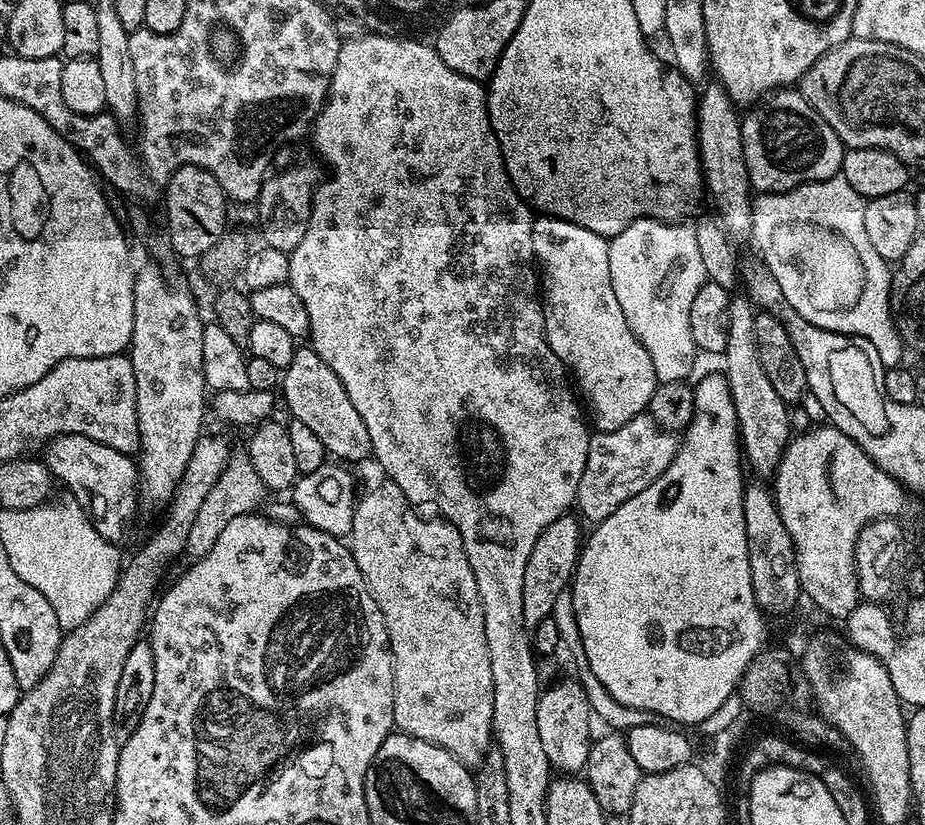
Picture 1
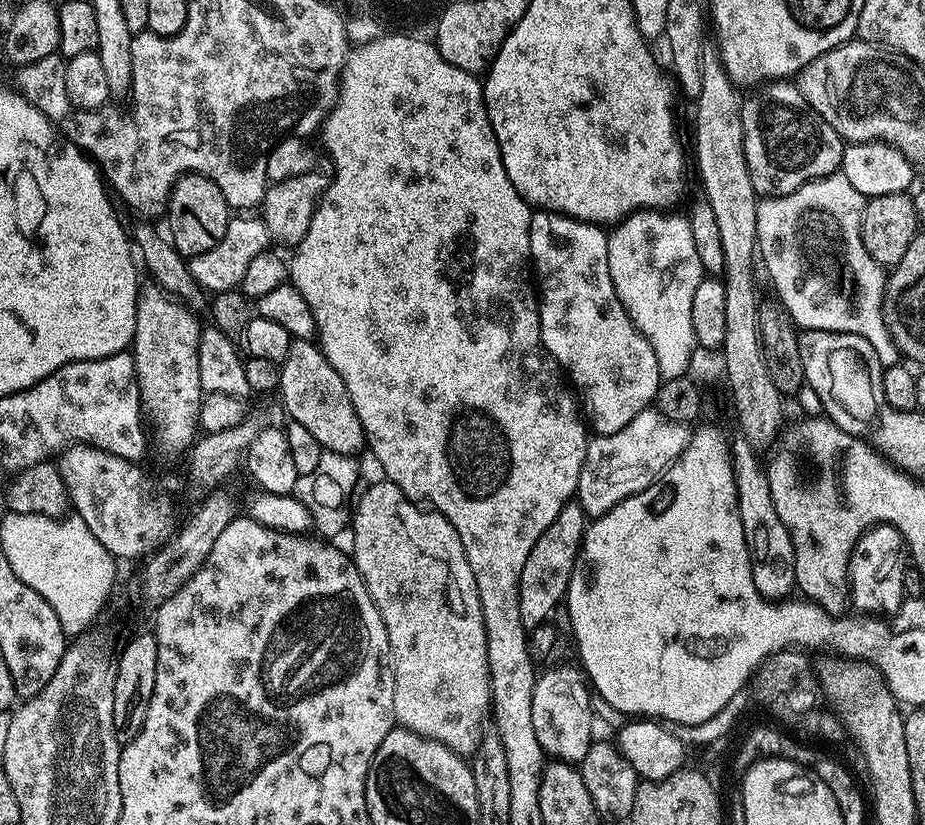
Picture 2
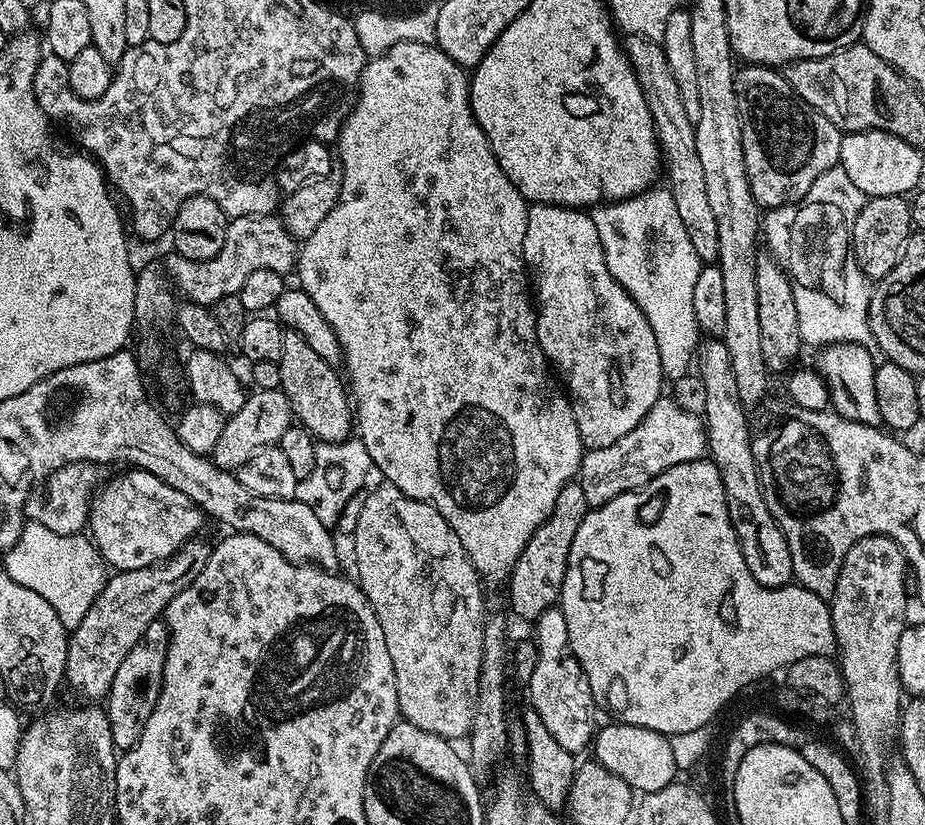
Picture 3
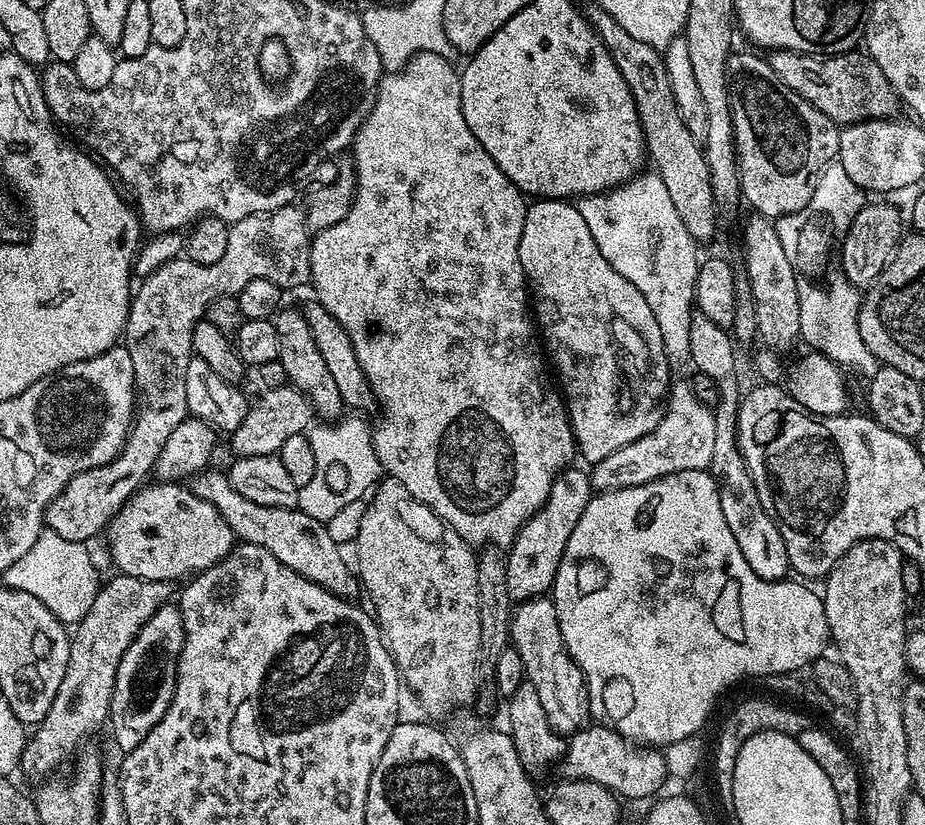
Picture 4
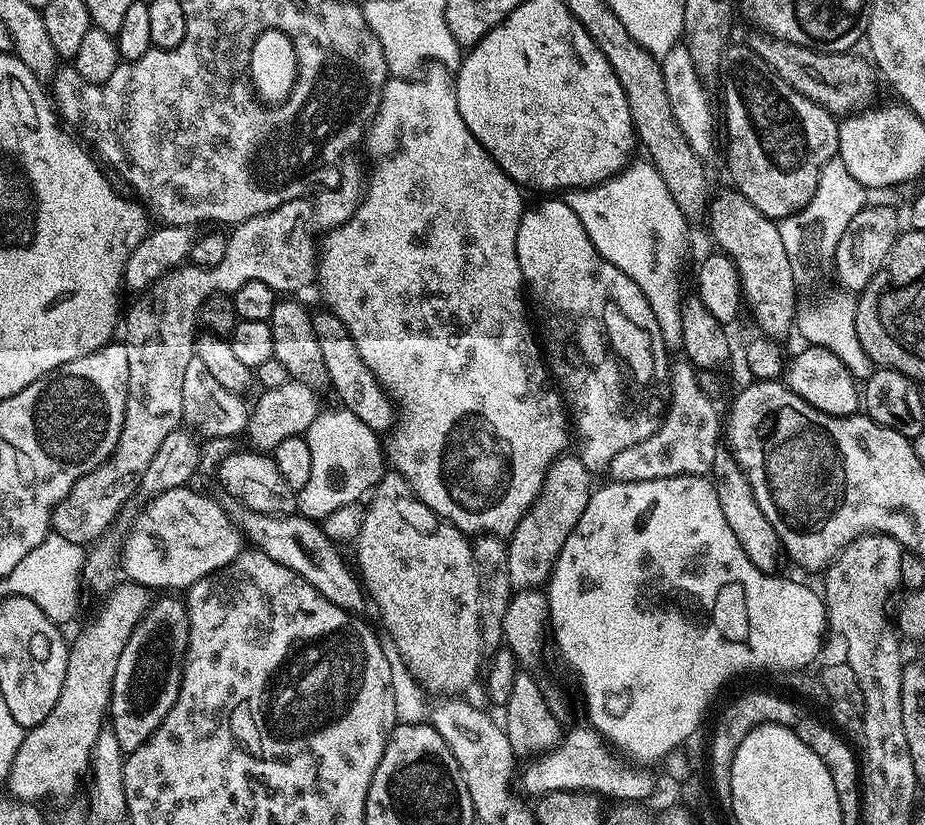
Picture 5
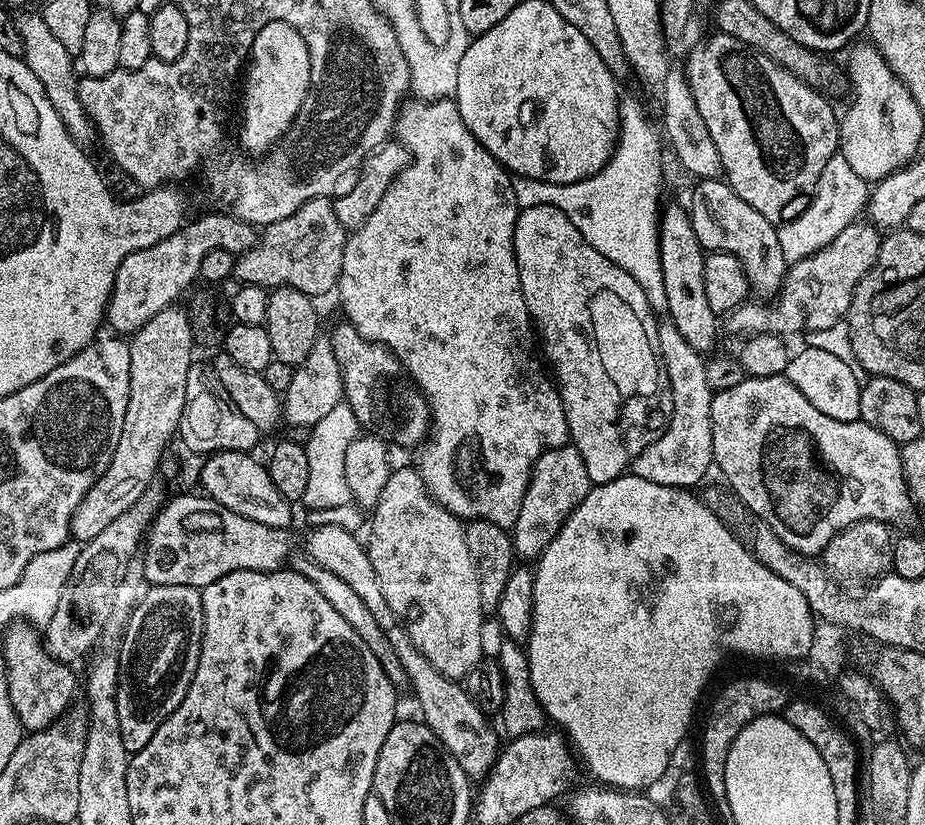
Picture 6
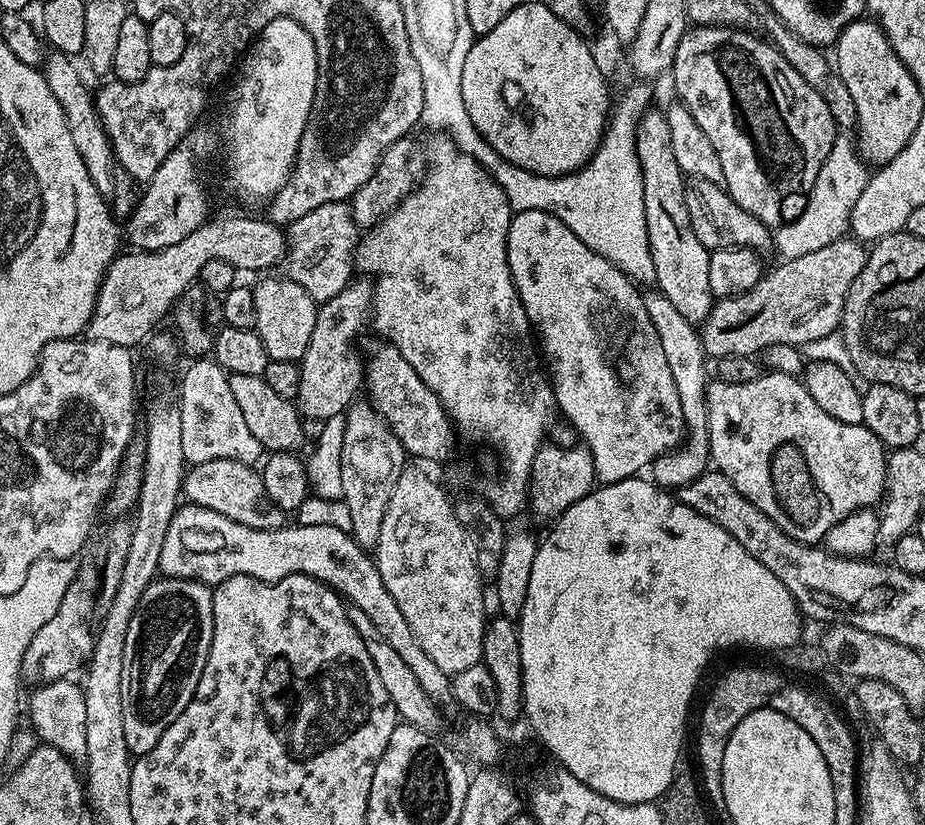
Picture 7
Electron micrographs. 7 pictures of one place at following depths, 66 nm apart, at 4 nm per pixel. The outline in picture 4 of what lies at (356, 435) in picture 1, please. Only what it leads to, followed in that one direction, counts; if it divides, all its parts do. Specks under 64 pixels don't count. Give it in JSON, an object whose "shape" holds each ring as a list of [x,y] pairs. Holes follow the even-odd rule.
{"shape":[[[287,306],[281,307],[274,317],[274,323],[278,330],[278,350],[280,362],[285,367],[287,383],[304,393],[312,405],[312,411],[321,421],[338,421],[345,415],[346,405],[342,394],[338,392],[338,386],[330,370],[322,359],[322,350],[318,350],[314,342],[314,334],[310,334],[310,326],[306,326],[306,318],[303,311]]]}

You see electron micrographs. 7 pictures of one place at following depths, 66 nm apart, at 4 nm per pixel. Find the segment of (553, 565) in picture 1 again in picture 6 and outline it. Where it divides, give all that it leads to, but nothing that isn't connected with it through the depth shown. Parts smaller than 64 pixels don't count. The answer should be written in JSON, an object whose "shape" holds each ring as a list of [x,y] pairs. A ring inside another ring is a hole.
{"shape":[[[575,446],[551,448],[540,455],[532,467],[532,476],[528,479],[528,489],[522,498],[518,518],[510,529],[515,555],[519,559],[521,556],[524,562],[539,558],[546,546],[550,546],[558,530],[562,530],[566,518],[570,518],[570,514],[593,486],[590,474],[586,474],[582,454]]]}

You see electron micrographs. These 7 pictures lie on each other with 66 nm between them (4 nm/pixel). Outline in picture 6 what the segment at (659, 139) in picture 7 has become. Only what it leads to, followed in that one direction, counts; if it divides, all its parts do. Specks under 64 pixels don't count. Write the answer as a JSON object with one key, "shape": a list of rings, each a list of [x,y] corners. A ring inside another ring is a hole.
{"shape":[[[665,203],[660,214],[660,257],[662,258],[662,282],[666,282],[666,315],[678,332],[694,350],[701,354],[713,351],[716,339],[722,332],[718,314],[710,310],[710,301],[706,298],[702,270],[704,269],[705,248],[694,234],[694,226],[687,211],[676,204]]]}

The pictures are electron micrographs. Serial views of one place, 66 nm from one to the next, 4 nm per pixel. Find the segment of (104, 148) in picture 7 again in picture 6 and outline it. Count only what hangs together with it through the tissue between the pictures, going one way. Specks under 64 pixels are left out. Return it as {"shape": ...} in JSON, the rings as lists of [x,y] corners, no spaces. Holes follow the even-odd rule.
{"shape":[[[21,11],[15,17],[18,34],[22,34],[24,65],[34,74],[34,78],[38,78],[38,82],[42,82],[42,90],[46,90],[46,98],[50,98],[58,118],[62,118],[62,126],[66,126],[74,142],[88,146],[91,140],[97,139],[96,128],[78,98],[78,68],[74,63],[74,57],[54,39],[54,33],[47,28],[43,15],[39,11],[28,11]]]}

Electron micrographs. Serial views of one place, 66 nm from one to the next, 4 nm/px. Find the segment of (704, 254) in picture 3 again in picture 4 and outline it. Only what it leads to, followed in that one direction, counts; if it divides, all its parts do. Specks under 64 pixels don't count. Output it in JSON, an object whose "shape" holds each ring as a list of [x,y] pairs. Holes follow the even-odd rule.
{"shape":[[[595,6],[589,8],[586,12],[589,24],[606,46],[610,58],[614,58],[614,66],[618,66],[622,78],[626,78],[626,86],[638,110],[647,159],[666,185],[674,202],[674,210],[678,210],[678,218],[682,218],[686,230],[690,230],[692,240],[703,242],[714,239],[718,205],[710,186],[710,166],[706,166],[704,149],[698,138],[690,134],[690,130],[686,130],[682,114],[678,114],[674,90],[670,90],[670,74],[666,74],[661,49],[646,42],[638,42],[638,38],[633,38],[624,27],[618,26],[618,22],[610,18],[606,10]]]}

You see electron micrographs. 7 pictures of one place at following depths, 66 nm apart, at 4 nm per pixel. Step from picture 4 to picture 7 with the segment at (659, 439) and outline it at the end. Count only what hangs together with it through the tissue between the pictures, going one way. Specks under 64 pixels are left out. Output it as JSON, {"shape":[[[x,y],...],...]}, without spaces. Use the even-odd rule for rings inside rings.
{"shape":[[[659,290],[645,291],[643,297],[646,314],[650,314],[650,322],[658,334],[662,354],[666,354],[670,374],[674,374],[674,386],[678,386],[678,398],[682,402],[682,414],[686,425],[686,442],[652,461],[650,479],[653,484],[662,489],[679,490],[682,486],[694,482],[694,478],[701,476],[710,464],[708,407],[706,406],[710,372],[709,369],[708,372],[704,369],[706,357],[697,325],[686,322],[686,318],[682,318],[682,314],[678,314],[678,310],[670,302],[670,298],[666,298]]]}

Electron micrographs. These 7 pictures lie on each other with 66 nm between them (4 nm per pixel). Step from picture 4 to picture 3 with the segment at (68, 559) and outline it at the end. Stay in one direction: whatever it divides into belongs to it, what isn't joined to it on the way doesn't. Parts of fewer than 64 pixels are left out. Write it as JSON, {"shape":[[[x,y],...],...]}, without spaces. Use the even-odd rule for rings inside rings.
{"shape":[[[25,523],[16,545],[3,553],[2,562],[14,582],[34,590],[34,594],[42,594],[42,598],[54,606],[65,630],[76,628],[78,622],[86,618],[86,610],[94,606],[96,596],[104,589],[106,565],[100,551],[84,534],[59,536],[41,524]]]}

